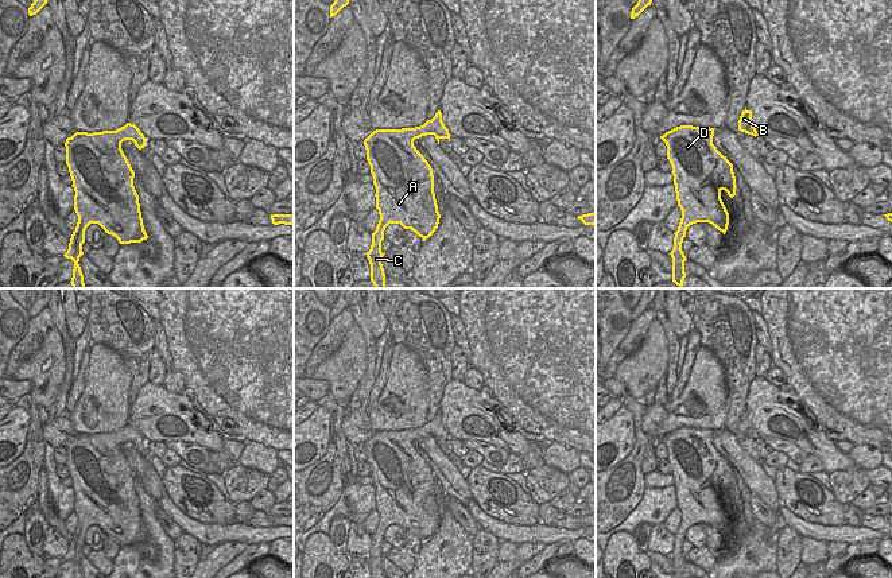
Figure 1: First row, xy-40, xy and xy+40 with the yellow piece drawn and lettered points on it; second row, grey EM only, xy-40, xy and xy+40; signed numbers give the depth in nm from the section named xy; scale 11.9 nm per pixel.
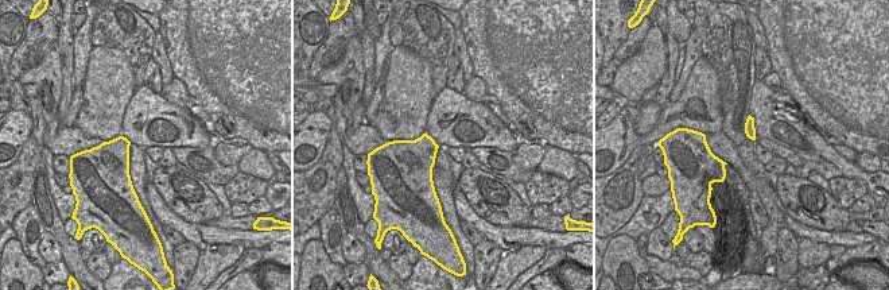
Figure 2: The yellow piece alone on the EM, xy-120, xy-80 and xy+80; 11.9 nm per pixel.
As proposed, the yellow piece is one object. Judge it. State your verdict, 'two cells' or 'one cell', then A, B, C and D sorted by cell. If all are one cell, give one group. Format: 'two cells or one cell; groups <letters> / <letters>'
one cell; groups A B C D

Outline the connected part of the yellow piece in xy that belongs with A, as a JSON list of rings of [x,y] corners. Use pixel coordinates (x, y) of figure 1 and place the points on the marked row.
[[[441,110],[420,127],[376,129],[364,140],[380,214],[367,253],[375,288],[385,288],[381,264],[385,253],[381,252],[381,241],[389,224],[400,224],[423,240],[438,228],[441,214],[434,193],[433,168],[414,146],[415,139],[427,135],[434,135],[438,144],[441,139],[450,141]]]

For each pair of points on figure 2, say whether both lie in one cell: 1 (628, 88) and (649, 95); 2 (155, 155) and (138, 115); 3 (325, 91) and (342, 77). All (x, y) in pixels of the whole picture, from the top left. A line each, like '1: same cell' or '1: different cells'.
1: different cells
2: different cells
3: different cells

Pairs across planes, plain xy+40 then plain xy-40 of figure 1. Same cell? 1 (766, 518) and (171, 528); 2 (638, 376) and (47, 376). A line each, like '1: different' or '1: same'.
1: same
2: same

